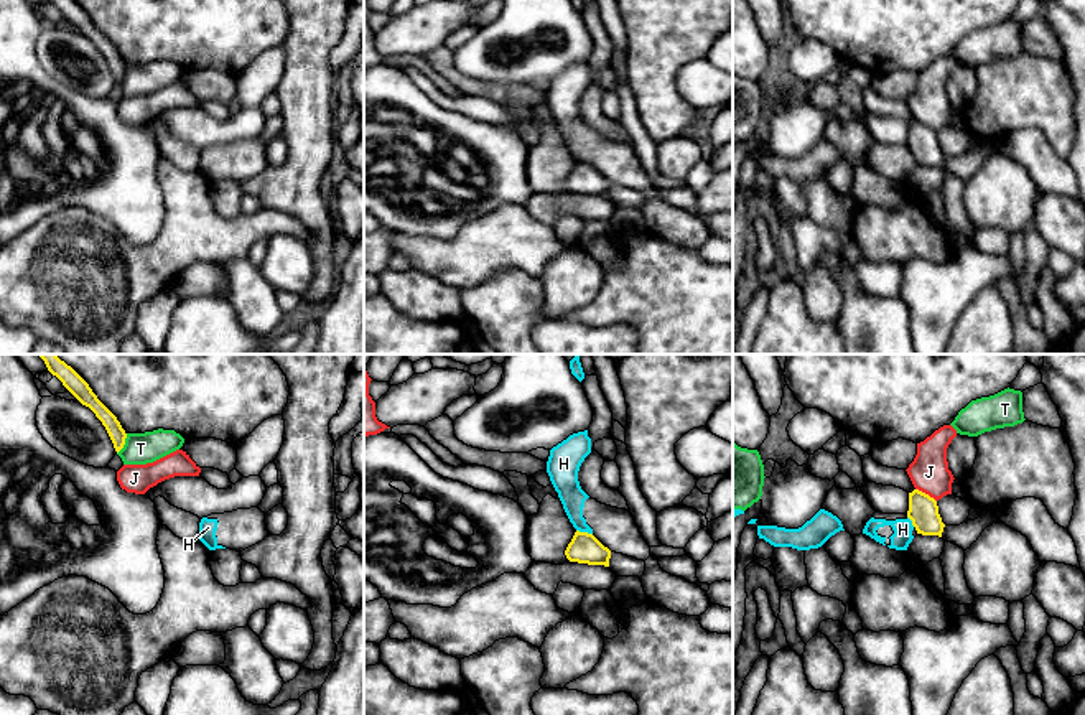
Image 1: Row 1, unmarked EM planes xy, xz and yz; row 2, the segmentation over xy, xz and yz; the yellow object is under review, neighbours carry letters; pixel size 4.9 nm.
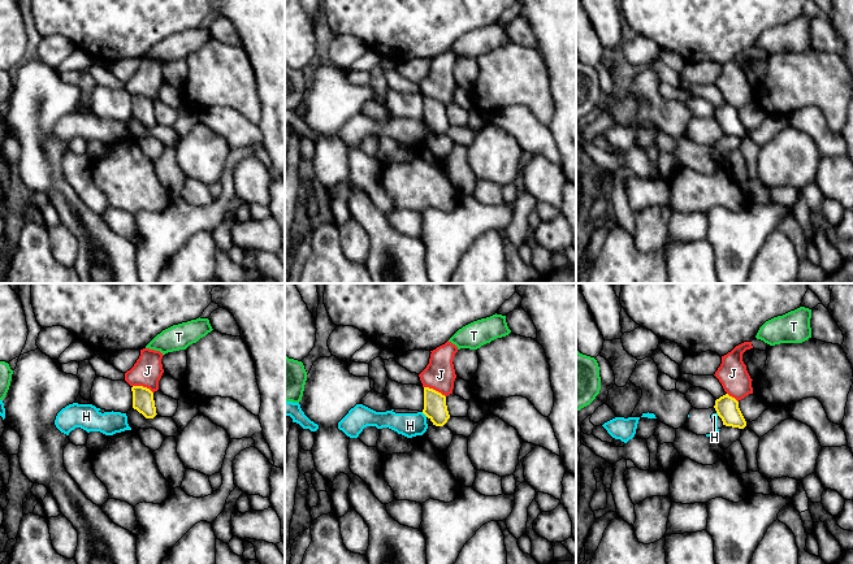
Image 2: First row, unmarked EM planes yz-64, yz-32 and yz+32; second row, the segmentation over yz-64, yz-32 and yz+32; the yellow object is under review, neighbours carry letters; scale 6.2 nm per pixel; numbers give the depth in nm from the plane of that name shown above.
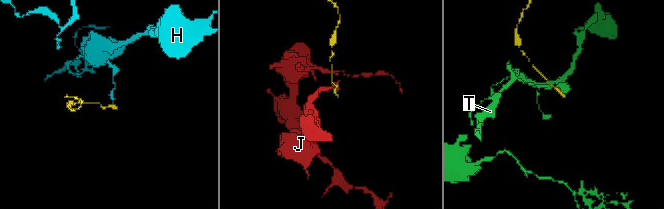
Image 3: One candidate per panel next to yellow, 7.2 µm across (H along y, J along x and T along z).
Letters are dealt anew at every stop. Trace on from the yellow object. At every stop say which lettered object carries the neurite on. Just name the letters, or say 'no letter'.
no letter

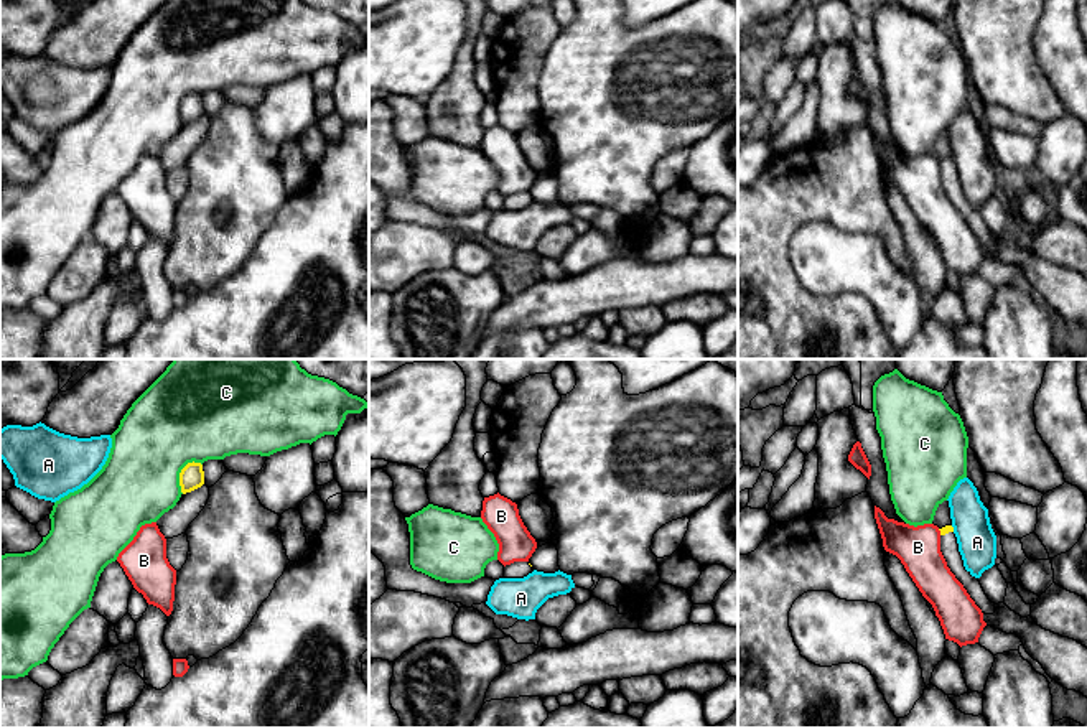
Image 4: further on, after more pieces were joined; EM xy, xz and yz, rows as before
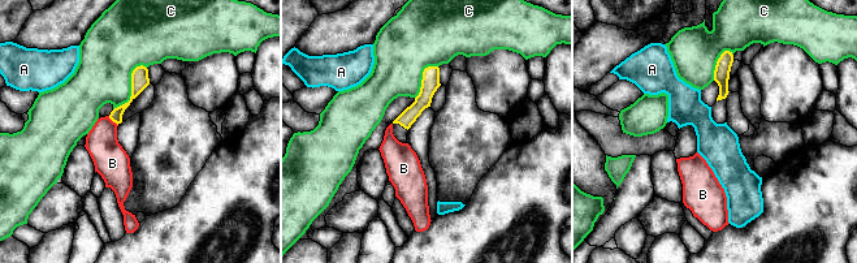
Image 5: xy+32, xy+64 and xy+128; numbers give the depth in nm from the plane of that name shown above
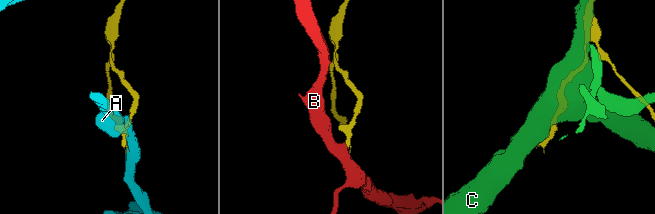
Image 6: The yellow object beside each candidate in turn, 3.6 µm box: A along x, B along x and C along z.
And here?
no letter

